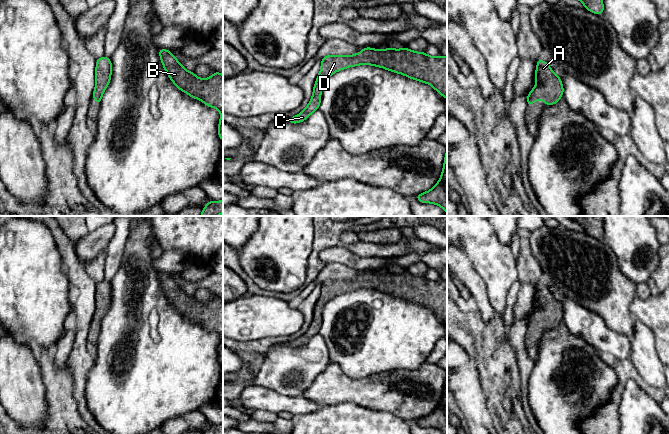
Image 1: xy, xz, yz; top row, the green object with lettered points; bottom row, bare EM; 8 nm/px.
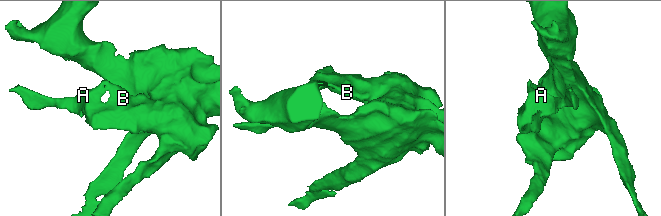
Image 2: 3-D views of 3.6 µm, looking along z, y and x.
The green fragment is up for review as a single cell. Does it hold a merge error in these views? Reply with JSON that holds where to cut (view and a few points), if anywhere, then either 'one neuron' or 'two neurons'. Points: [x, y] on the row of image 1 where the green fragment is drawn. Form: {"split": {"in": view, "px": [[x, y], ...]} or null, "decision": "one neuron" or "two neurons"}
{"split": null, "decision": "one neuron"}

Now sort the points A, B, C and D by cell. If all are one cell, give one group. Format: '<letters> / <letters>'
A B C D

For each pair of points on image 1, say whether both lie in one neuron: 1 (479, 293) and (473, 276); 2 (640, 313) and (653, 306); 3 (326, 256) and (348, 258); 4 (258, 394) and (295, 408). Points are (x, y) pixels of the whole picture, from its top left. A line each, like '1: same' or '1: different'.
1: same
2: same
3: same
4: same

